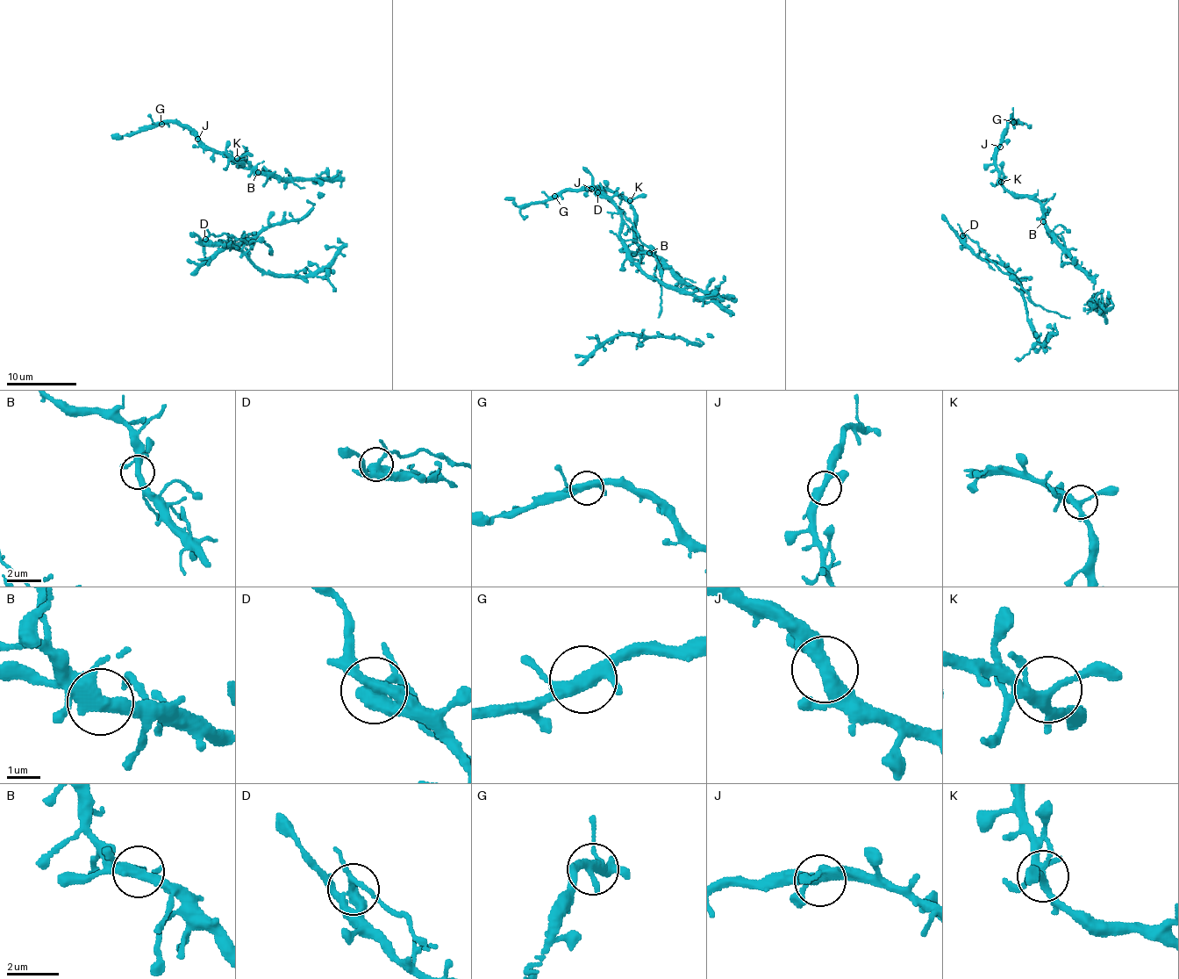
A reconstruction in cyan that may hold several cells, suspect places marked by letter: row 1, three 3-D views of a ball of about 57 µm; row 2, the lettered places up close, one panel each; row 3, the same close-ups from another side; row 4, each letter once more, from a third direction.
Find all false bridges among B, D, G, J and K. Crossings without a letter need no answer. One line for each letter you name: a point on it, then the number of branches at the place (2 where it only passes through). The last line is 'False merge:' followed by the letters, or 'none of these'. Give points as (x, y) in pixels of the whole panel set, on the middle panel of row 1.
D: at (597, 192); 4 branches meet
False merge: D

